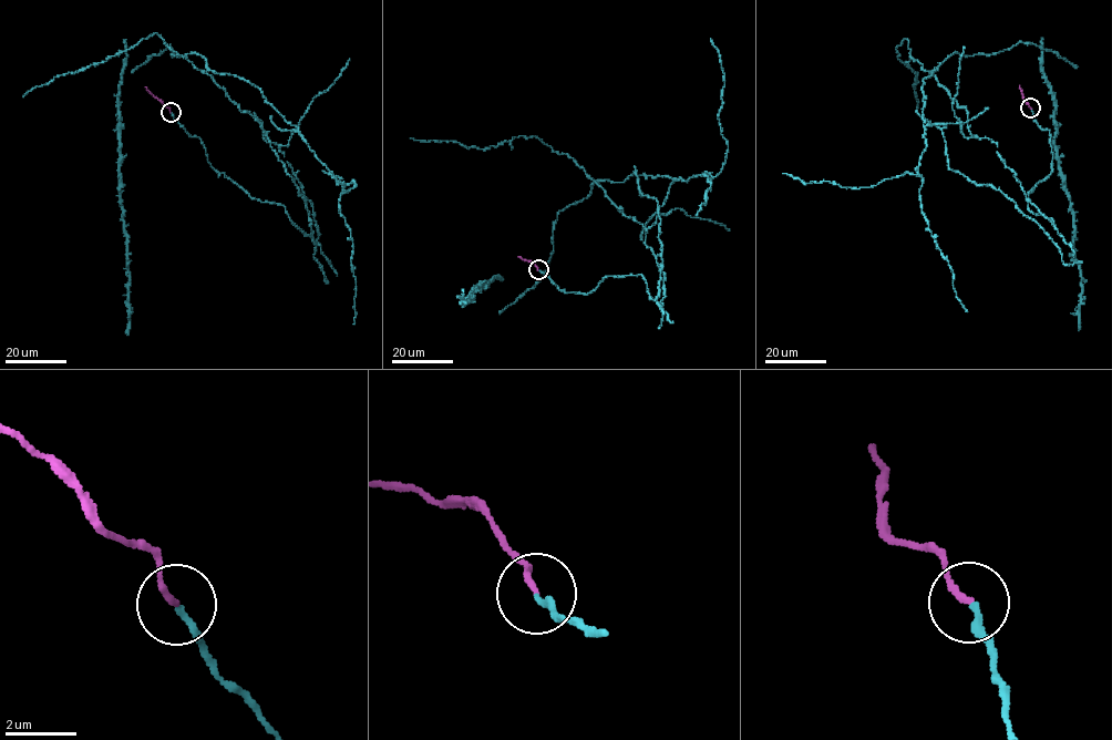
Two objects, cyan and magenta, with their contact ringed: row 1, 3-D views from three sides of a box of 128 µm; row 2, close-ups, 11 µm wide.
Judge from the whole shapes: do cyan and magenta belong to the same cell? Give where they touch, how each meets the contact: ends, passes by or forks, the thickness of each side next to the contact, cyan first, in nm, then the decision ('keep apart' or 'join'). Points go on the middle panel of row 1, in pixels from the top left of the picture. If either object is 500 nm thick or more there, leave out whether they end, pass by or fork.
place (538, 269); cyan ends; magenta ends; calibres 170 and 160 nm; join

